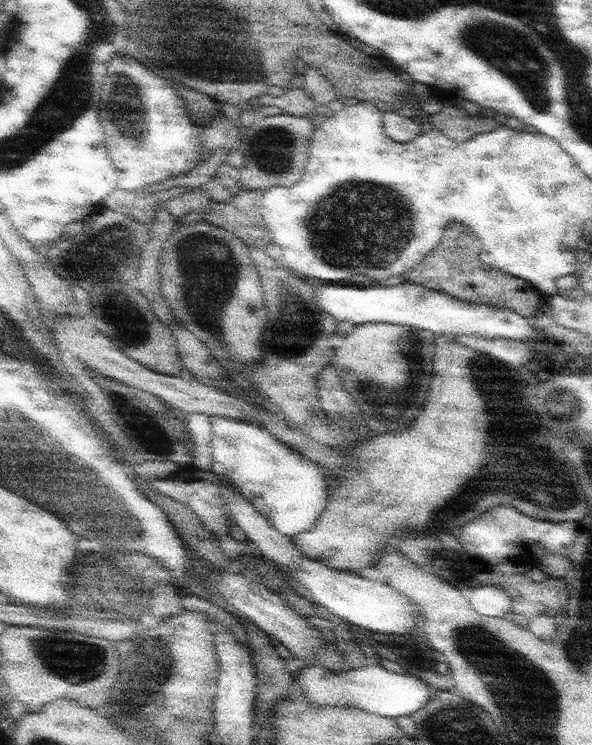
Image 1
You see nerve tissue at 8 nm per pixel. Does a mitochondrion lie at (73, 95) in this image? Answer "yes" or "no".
yes

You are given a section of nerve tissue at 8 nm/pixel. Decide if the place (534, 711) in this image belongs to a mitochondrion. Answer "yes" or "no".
no

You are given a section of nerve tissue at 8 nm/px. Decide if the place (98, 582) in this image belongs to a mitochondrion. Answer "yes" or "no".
yes

